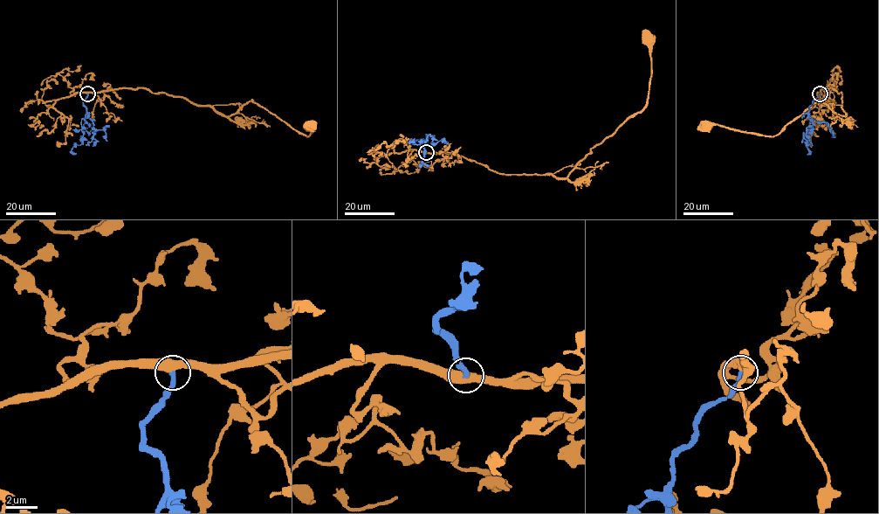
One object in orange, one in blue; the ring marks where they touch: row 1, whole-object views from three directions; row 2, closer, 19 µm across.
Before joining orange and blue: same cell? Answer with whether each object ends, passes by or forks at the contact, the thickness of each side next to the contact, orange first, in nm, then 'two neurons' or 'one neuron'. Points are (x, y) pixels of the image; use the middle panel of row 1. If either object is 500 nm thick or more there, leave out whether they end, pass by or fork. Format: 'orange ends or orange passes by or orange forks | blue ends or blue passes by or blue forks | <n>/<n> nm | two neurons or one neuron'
550/300 nm | one neuron

